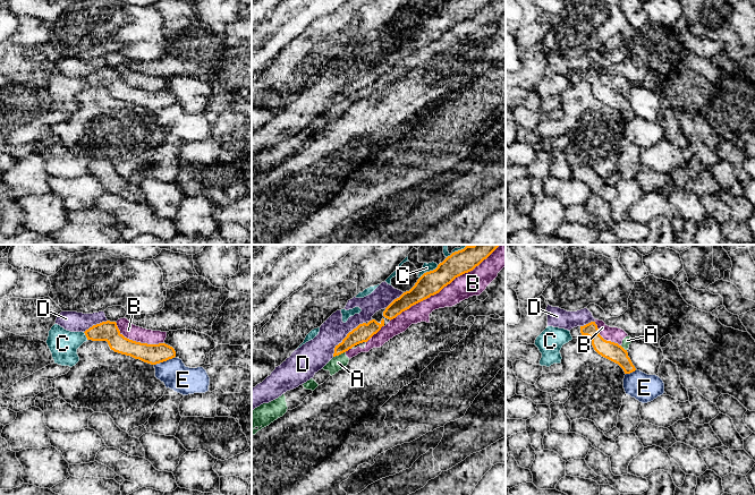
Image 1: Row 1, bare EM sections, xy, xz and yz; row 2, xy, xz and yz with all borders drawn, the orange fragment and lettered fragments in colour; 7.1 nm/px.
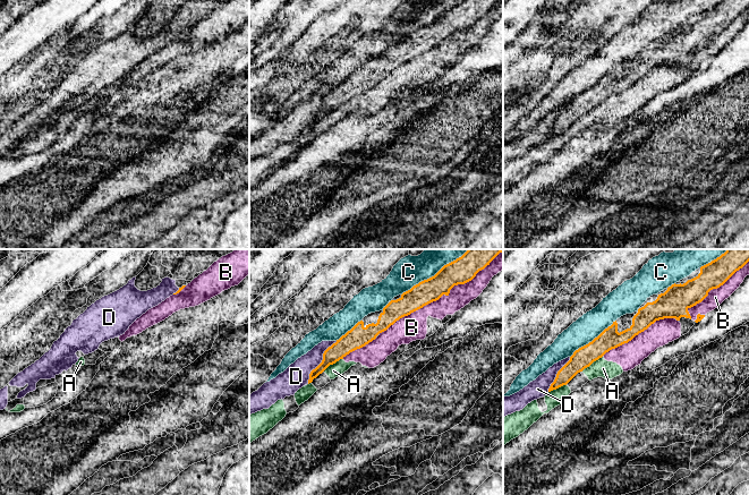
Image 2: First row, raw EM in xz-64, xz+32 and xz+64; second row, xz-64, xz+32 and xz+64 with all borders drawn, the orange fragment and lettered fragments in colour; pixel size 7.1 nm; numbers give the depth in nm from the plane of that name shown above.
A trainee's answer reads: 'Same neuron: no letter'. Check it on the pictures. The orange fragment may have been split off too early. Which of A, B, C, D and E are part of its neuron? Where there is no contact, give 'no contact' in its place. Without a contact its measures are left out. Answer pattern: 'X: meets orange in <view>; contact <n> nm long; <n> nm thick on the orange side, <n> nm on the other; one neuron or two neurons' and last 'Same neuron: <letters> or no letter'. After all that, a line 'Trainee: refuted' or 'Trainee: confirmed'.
A: meets orange in xz; contact 100 nm long; 120 nm thick on the orange side, 110 nm on the other; two neurons
B: meets orange in xz; contact 850 nm long; 170 nm thick on the orange side, 180 nm on the other; two neurons
C: meets orange in xz; contact 160 nm long; 170 nm thick on the orange side, 60 nm on the other; two neurons
D: meets orange in xz; contact 340 nm long; 120 nm thick on the orange side, 200 nm on the other; two neurons
E: meets orange in xy; contact 170 nm long; 140 nm thick on the orange side, 200 nm on the other; two neurons
Same neuron: no letter
Trainee: confirmed

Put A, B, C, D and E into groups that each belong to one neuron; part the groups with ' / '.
A B / C / D / E

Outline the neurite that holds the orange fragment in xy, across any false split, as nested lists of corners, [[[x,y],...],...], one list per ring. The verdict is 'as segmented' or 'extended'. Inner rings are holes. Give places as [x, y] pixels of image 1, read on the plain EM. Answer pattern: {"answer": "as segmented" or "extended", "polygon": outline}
{"answer": "as segmented", "polygon": [[[102,68],[93,71],[84,79],[87,86],[107,87],[110,95],[114,99],[130,102],[151,111],[156,111],[176,103],[175,95],[166,89],[147,91],[125,84],[116,68]]]}

